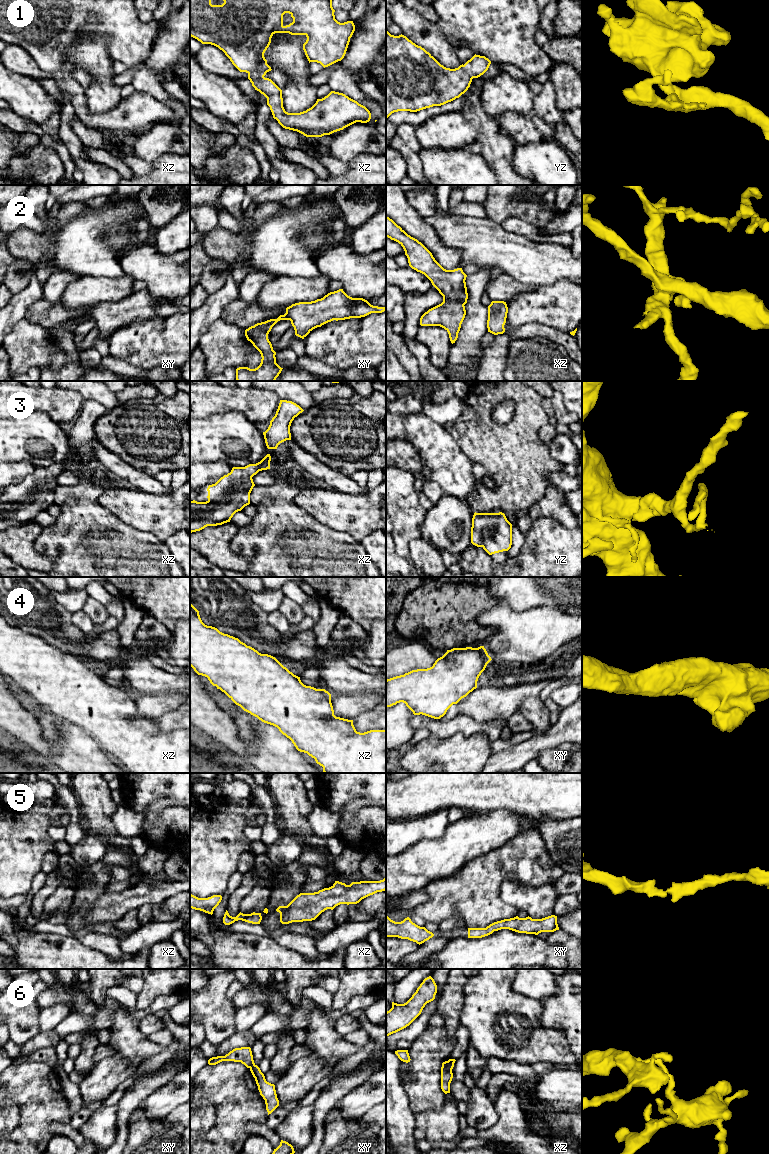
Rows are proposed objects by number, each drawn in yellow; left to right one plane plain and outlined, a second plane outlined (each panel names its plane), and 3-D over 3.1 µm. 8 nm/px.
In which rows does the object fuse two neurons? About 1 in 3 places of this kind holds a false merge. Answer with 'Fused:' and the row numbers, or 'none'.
Fused: 2, 6

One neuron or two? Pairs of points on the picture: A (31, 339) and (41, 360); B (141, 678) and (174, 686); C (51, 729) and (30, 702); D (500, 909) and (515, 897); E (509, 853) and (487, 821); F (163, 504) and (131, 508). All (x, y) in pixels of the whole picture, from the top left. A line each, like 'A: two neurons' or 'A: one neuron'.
A: one neuron
B: one neuron
C: one neuron
D: two neurons
E: two neurons
F: one neuron

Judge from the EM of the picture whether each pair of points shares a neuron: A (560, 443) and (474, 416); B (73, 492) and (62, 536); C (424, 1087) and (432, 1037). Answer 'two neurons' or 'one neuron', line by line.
A: two neurons
B: two neurons
C: one neuron

